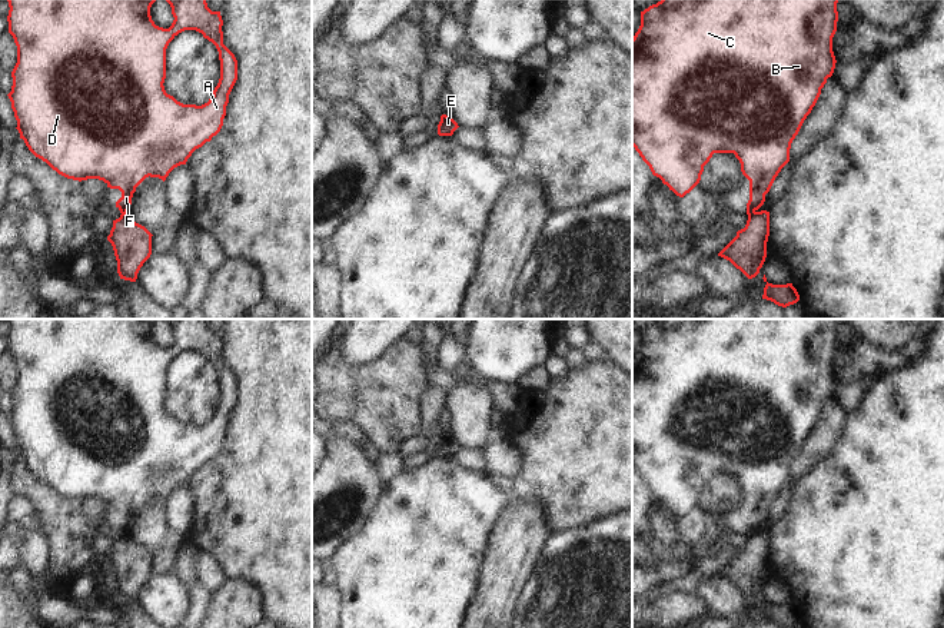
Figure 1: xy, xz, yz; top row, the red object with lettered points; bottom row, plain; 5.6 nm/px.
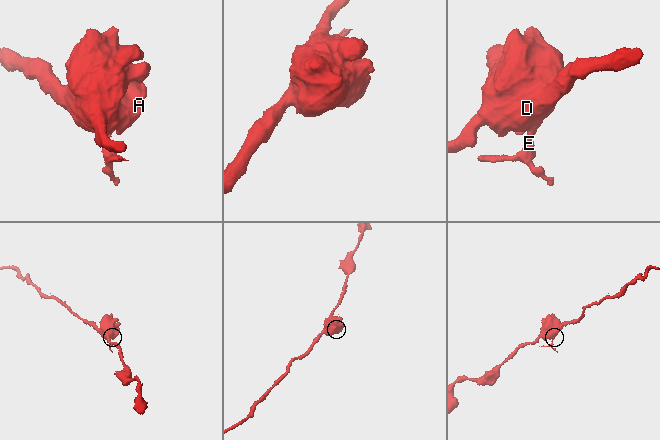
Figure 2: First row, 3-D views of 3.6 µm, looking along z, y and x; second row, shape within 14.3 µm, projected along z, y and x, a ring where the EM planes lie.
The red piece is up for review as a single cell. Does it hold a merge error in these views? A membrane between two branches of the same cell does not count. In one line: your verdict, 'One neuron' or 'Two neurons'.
Two neurons

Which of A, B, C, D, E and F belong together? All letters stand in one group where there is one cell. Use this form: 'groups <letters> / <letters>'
groups A B C D F / E

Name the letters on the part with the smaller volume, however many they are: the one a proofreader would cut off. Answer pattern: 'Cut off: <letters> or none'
Cut off: E

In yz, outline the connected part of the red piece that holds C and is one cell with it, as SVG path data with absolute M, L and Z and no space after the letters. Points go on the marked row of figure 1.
M661 0L641 11L641 26L632 37L632 146L677 196L684 197L701 180L704 166L714 153L734 153L749 180L747 215L758 210L781 169L790 162L791 143L815 106L821 89L835 69L832 37L837 31L838 0Z

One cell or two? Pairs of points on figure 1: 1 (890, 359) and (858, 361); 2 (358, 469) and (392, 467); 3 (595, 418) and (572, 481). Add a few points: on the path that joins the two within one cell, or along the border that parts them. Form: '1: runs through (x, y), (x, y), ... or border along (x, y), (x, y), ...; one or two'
1: runs through (883, 361), (866, 361); one
2: border along (372, 462), (376, 475), (384, 482); two
3: runs through (595, 434), (595, 441), (579, 465); one

